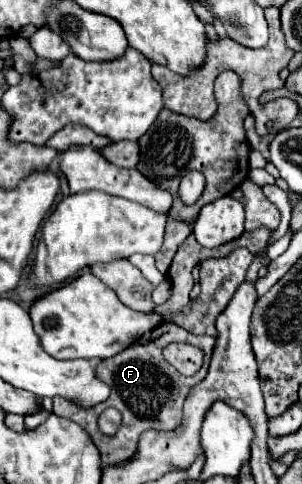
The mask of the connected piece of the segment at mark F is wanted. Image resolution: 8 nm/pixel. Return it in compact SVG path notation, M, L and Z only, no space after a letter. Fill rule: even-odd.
M162 323L160 327L152 329L150 337L138 339L126 351L118 353L112 359L104 359L104 361L98 363L98 367L96 367L98 379L102 379L112 389L110 397L104 403L100 403L98 407L92 407L90 411L78 411L78 407L70 407L70 403L62 403L62 399L53 399L53 413L58 413L58 417L66 417L66 419L78 423L80 427L84 427L90 433L90 437L94 439L96 447L100 449L102 465L112 467L112 465L126 463L128 459L132 459L136 455L138 439L140 439L140 435L144 431L148 431L148 429L174 431L174 429L178 429L182 425L184 399L186 399L190 387L206 377L208 363L210 363L214 347L216 347L216 339L214 337L192 335L186 329L180 329L180 327L176 327L172 323ZM172 341L186 341L186 343L198 345L204 351L204 365L202 365L202 369L196 375L192 375L192 377L180 375L162 357L162 349L168 343L172 343ZM106 407L114 407L114 409L118 409L122 413L122 427L120 427L120 431L114 437L106 437L98 429L98 415Z

